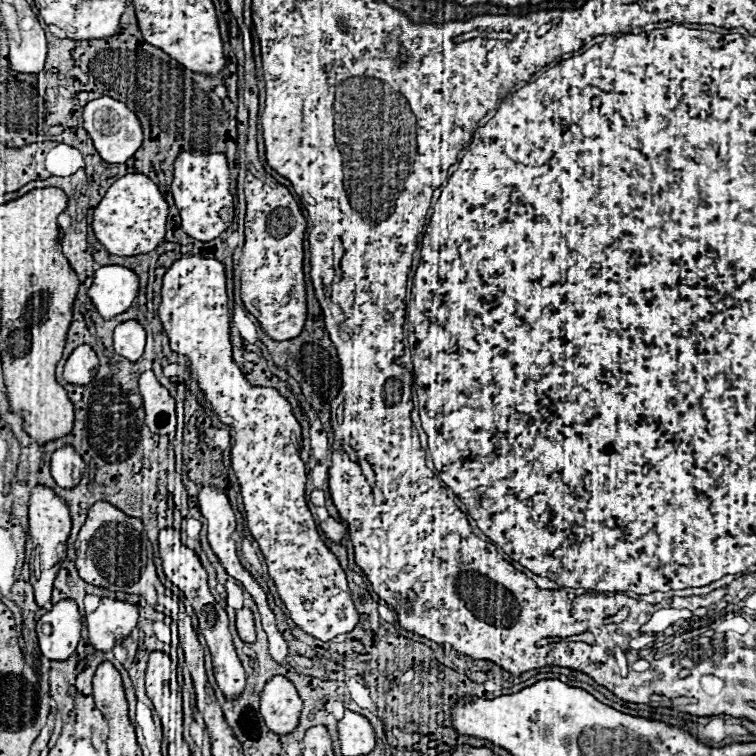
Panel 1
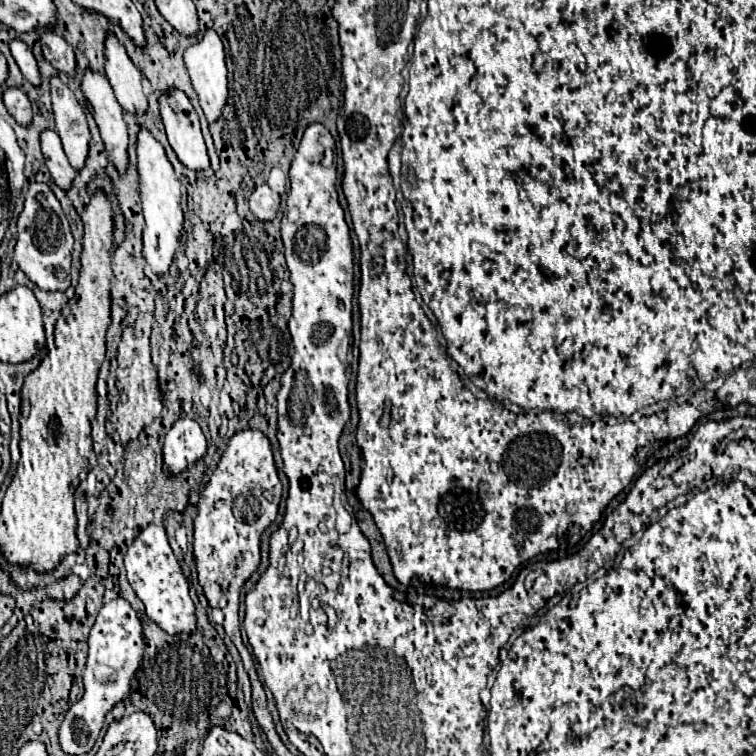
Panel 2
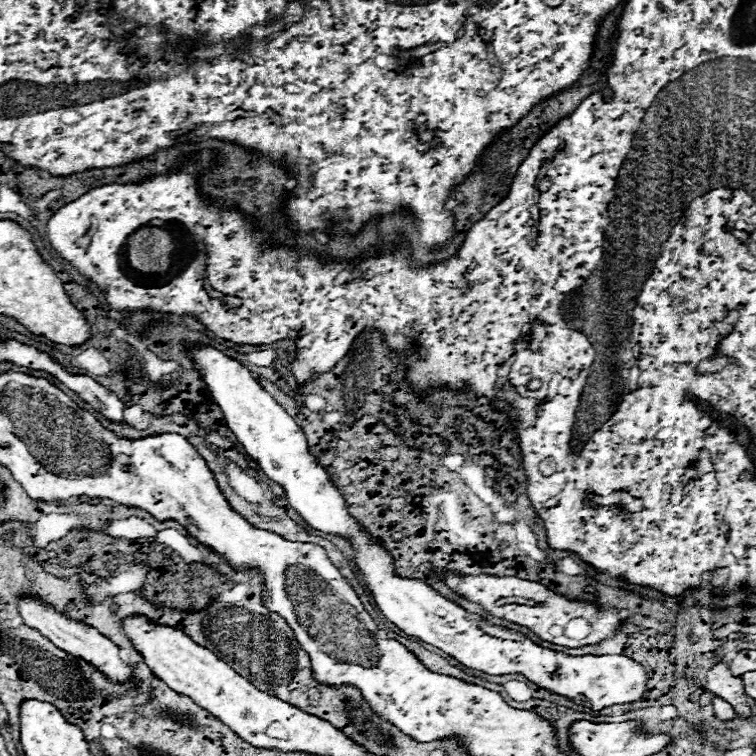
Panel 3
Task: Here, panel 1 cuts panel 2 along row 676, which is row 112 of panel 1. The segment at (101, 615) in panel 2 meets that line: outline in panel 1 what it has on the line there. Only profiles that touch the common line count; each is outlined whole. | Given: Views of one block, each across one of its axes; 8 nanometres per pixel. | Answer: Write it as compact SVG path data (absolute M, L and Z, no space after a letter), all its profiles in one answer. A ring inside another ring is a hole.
M102 96L96 100L90 100L84 106L84 122L82 126L86 128L86 132L90 134L90 138L94 140L96 150L100 152L100 156L106 162L124 162L128 160L143 142L143 132L136 114L132 110L128 110L122 102L110 98L110 96Z

